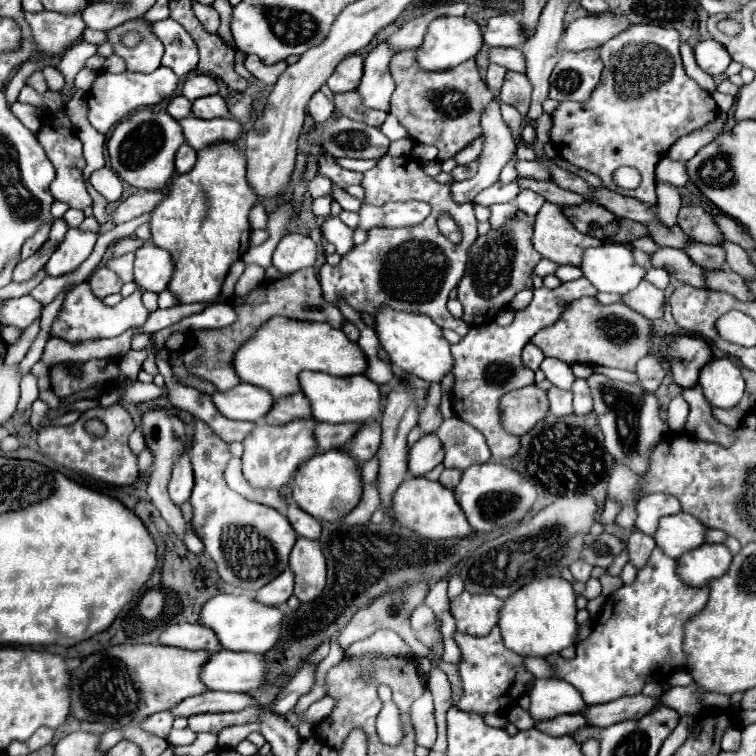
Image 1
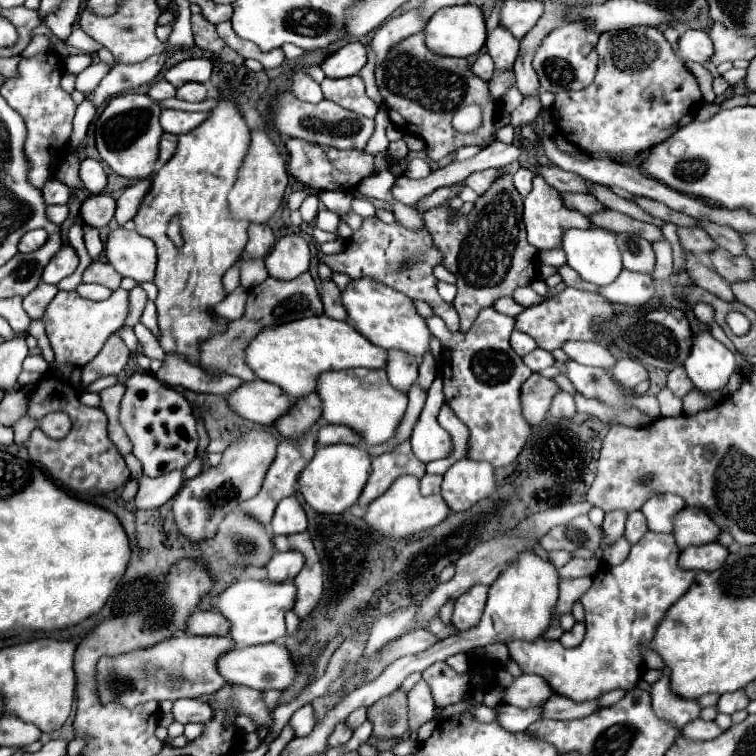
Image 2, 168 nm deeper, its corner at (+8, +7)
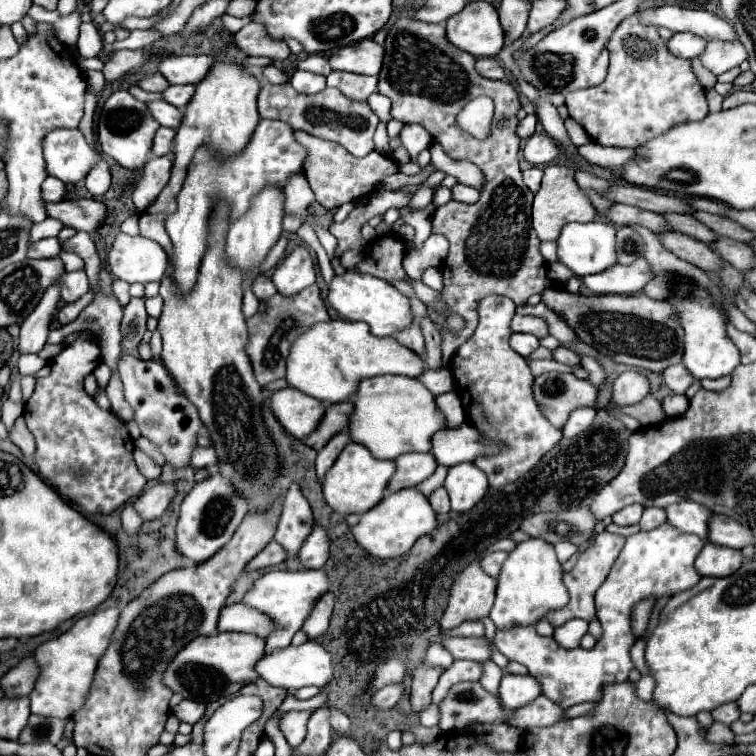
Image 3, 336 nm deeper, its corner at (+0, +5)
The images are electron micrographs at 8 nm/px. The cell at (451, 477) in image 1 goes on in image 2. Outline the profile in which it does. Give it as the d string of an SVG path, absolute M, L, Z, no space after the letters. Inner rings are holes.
M426 474L426 476L420 480L420 492L422 492L424 496L440 494L440 484L442 484L442 476Z

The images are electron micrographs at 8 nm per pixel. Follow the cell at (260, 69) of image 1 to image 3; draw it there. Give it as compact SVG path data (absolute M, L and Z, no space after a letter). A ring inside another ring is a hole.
M250 22L240 32L236 32L234 40L236 40L236 46L246 56L266 56L266 58L276 60L276 62L288 60L292 56L286 42L274 42L262 30L262 24L256 24L256 22Z

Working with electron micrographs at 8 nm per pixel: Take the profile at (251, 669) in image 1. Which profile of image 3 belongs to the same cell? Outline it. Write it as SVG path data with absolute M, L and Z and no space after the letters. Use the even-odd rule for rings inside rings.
M308 640L302 646L288 646L288 648L274 650L272 654L262 656L254 664L254 670L256 670L258 678L268 682L270 686L278 686L278 688L286 688L286 690L298 690L298 688L304 688L304 686L322 688L330 682L330 678L334 674L330 654L314 640Z

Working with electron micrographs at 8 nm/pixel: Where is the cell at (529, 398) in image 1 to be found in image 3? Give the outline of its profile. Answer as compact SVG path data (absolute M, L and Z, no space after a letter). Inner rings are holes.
M556 372L538 376L532 392L542 414L556 428L564 426L570 410L576 410L578 406L594 406L598 396L598 390L588 380Z

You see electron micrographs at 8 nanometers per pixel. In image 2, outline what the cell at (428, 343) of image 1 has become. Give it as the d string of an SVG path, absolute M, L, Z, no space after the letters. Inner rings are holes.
M358 278L350 280L350 284L340 292L342 306L348 312L350 322L354 328L368 338L372 344L382 346L386 350L398 348L404 350L416 358L422 358L424 352L428 350L428 340L430 340L430 330L424 322L424 318L416 312L412 300L398 290L374 280L374 278Z

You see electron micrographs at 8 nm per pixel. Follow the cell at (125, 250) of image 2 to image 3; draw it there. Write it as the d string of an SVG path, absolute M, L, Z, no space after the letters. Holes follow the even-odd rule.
M118 234L108 254L110 272L128 284L156 282L166 270L166 252L160 244L144 236Z

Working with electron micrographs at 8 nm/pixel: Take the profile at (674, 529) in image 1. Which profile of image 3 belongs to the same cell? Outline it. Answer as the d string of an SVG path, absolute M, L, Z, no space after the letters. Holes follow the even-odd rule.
M712 514L708 520L708 542L736 550L754 544L750 530L746 530L742 524L734 520L722 520L716 514Z

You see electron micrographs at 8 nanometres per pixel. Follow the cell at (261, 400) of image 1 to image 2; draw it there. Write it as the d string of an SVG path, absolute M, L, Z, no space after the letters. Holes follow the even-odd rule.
M252 380L236 388L228 396L228 402L242 418L260 426L272 426L278 416L284 416L290 410L294 398L286 396L276 384Z

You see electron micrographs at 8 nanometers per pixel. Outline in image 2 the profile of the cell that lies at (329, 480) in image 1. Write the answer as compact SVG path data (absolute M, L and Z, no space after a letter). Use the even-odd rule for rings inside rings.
M348 444L320 446L298 478L300 492L314 510L322 514L342 514L344 510L348 510L352 504L358 502L362 488L366 486L366 480L370 476L370 462L372 456L358 446Z

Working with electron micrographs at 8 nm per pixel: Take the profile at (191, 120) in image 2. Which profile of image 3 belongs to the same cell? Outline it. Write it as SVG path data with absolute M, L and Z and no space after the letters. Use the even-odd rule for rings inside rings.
M164 100L150 102L150 104L148 104L148 108L150 108L150 112L154 114L154 118L156 118L162 126L168 126L168 128L174 128L174 130L180 126L182 116L184 116L180 108L172 106L172 104L164 102Z

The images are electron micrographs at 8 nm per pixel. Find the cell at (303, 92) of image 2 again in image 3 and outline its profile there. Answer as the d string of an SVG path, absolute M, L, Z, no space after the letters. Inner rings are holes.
M296 70L290 78L290 84L302 94L318 94L326 88L326 78L318 76L318 74L312 74L312 72Z

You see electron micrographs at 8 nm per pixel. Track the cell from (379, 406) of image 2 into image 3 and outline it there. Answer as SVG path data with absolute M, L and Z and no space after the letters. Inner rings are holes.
M384 374L362 378L352 402L354 410L348 420L348 432L352 440L366 446L376 458L394 460L406 452L430 452L432 434L446 428L442 414L434 406L434 396L408 376Z

